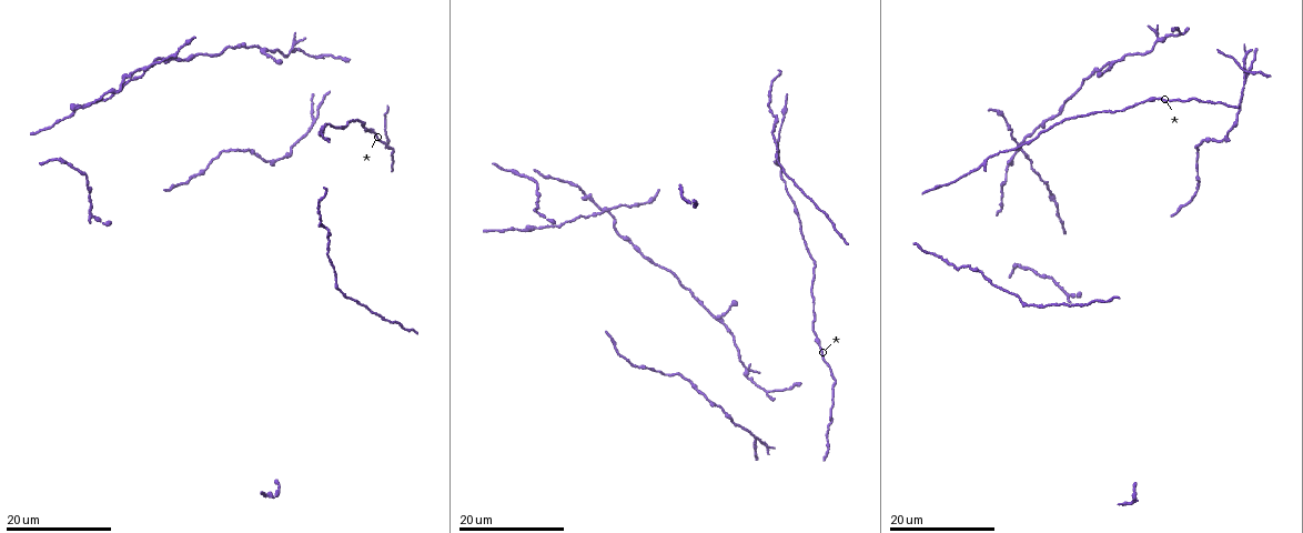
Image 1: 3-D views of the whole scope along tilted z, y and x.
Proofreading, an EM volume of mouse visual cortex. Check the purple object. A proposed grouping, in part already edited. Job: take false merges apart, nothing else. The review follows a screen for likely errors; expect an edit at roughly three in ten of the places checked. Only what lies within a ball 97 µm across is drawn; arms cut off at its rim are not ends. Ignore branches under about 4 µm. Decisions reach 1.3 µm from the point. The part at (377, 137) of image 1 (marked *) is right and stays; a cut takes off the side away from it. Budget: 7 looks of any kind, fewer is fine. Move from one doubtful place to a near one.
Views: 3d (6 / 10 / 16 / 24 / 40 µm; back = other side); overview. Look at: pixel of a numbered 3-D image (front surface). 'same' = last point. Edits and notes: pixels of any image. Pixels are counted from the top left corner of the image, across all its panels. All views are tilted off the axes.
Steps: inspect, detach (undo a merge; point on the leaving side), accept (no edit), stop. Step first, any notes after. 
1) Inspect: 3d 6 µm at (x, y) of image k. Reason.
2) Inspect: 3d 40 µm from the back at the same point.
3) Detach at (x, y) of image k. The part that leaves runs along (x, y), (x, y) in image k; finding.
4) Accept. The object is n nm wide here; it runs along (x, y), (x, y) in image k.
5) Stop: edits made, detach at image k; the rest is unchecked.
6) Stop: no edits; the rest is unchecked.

Inspect: 3d 16 µm at (755, 439) of image 1.

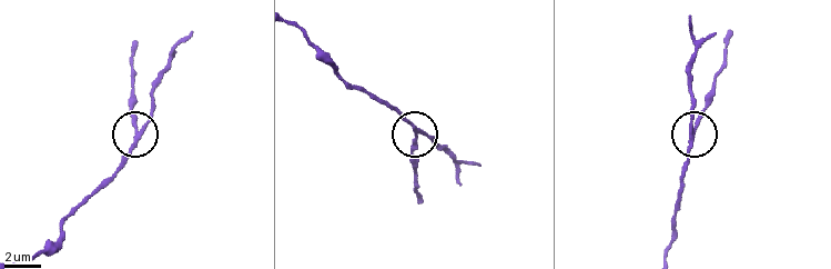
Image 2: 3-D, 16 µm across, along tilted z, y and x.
Inspect: 3d 10 µm at (690, 132) of image 2. Closer look.

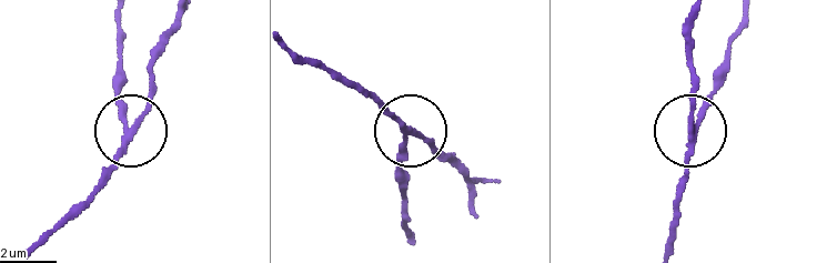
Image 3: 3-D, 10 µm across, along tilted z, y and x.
Detach at (127, 111) of image 3. The object is 190 nm wide here; the part that leaves runs along (127, 139), (117, 13) in image 3; a second neuron is stuck on.

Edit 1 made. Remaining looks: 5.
Inspect: 3d 24 µm at (715, 316) of image 1. Three-way junction.

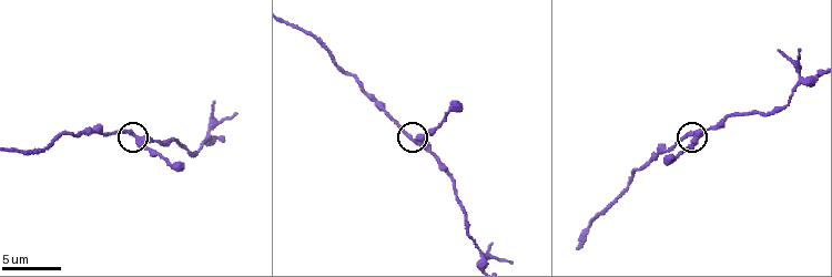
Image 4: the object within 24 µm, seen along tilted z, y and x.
Inspect: 3d 10 µm at (138, 141) of image 4.

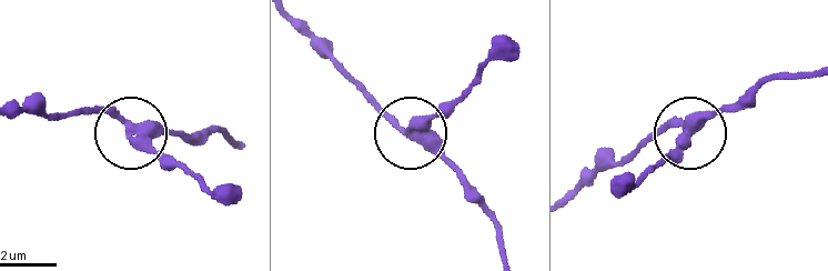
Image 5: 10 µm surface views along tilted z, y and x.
Accept. It runs along (238, 148), (209, 129), (140, 127), (184, 173) in image 5; continuous, no second neuron.

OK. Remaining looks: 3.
Inspect: 3d 16 µm at (146, 71) of image 1. Looks like a crossing.

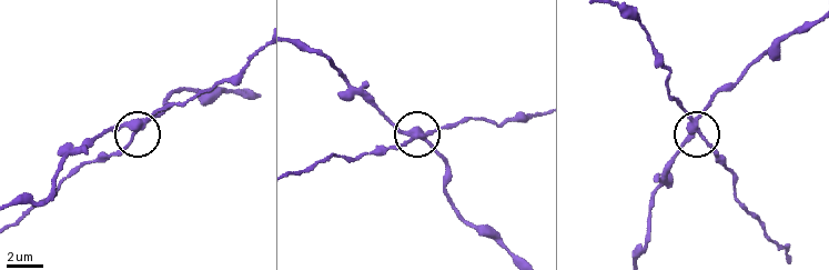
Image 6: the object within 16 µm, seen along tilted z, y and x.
Inspect: 3d 6 µm at (134, 127) of image 6.

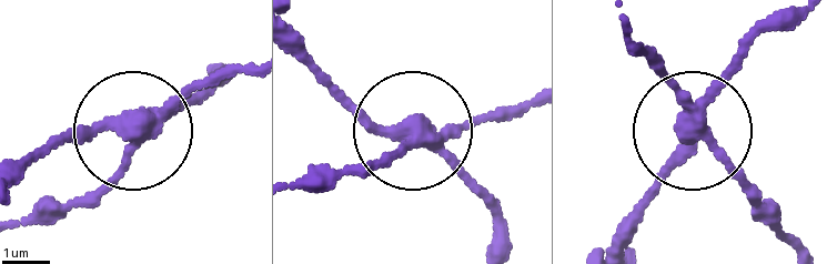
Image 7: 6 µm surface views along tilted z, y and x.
Detach at (205, 85) of image 7. 4 arms meet here; the part that leaves runs along (153, 134), (101, 185), (54, 196), (20, 222) in image 7; two neurons meet here.

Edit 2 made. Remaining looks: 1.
Stop: edits made, detach at image 3, detach at image 7; the rest is unchecked.

